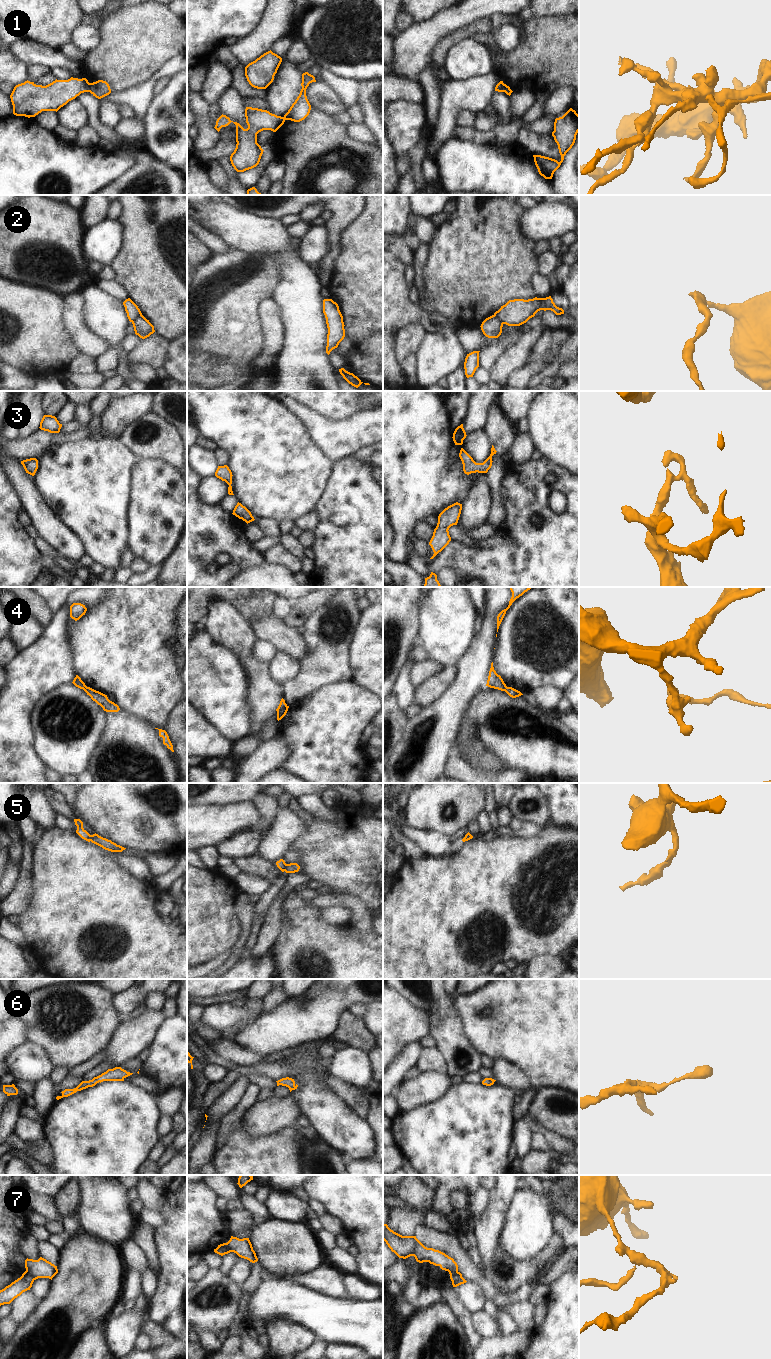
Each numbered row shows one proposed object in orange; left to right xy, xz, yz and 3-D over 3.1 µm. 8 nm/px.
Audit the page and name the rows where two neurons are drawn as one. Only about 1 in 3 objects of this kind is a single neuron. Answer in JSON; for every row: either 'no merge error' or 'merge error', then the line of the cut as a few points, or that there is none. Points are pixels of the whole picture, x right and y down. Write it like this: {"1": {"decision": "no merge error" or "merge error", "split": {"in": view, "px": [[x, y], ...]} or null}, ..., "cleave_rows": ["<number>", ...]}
{"1": {"decision": "merge error", "split": {"in": "xy", "px": [[88, 83], [89, 91]]}}, "2": {"decision": "merge error", "split": {"in": "yz", "px": [[494, 314], [503, 323]]}}, "3": {"decision": "no merge error", "split": null}, "4": {"decision": "merge error", "split": {"in": "xz", "px": [[287, 706], [277, 713]]}}, "5": {"decision": "merge error", "split": {"in": "xz", "px": [[287, 864], [284, 870]]}}, "6": {"decision": "no merge error", "split": null}, "7": {"decision": "merge error", "split": {"in": "xy", "px": [[26, 1270], [36, 1278]]}}, "cleave_rows": ["1", "2", "4", "5", "7"]}

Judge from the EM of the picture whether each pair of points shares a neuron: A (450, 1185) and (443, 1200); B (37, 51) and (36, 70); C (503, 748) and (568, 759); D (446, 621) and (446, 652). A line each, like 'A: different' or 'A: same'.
A: same
B: different
C: same
D: same

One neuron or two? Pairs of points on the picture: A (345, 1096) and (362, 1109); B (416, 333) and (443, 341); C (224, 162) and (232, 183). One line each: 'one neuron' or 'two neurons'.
A: one neuron
B: two neurons
C: one neuron

